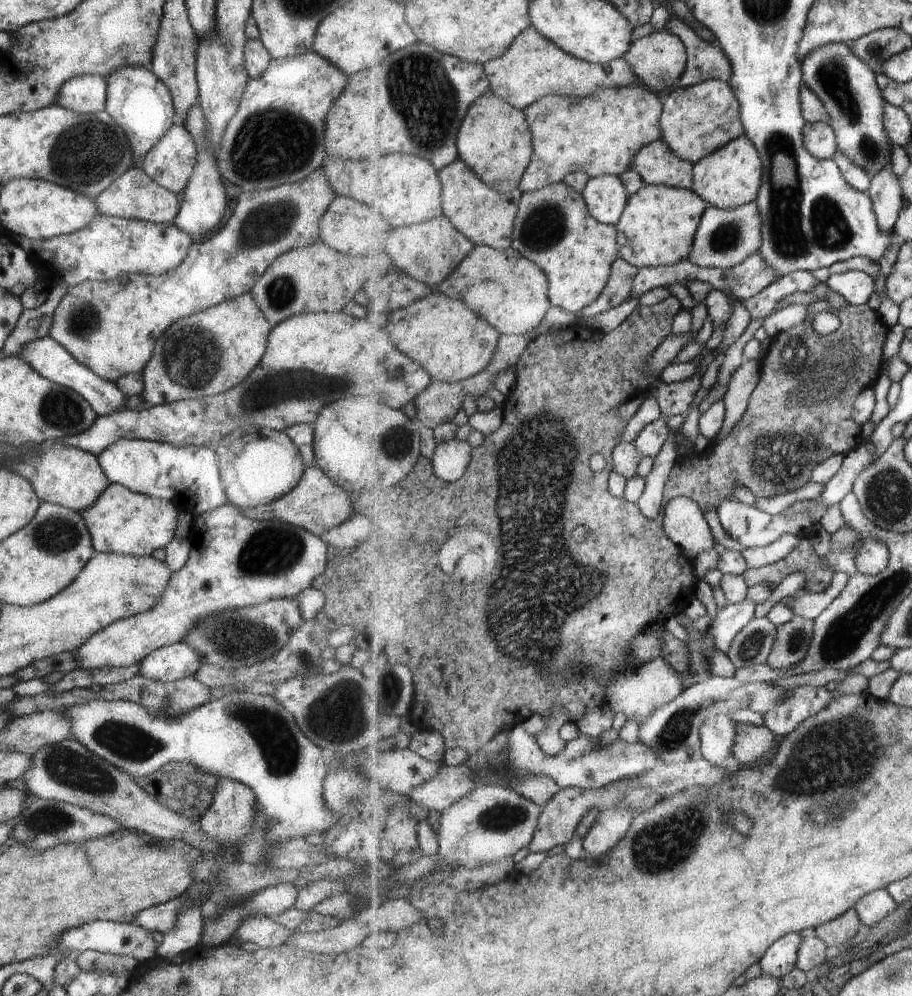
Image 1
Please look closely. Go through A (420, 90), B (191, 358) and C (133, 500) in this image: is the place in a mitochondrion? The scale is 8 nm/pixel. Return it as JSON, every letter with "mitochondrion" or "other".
{"A":"mitochondrion","B":"mitochondrion","C":"other"}

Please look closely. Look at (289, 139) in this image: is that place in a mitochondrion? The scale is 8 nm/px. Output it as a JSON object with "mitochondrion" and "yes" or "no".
{"mitochondrion":"yes"}

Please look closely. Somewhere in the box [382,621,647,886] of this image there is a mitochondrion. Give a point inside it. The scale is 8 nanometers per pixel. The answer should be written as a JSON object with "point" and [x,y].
{"point":[506,817]}

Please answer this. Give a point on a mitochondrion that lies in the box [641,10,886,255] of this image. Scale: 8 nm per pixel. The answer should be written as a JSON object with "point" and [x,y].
{"point":[830,75]}

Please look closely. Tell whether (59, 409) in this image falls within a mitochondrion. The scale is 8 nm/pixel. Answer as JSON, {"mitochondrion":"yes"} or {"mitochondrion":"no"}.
{"mitochondrion":"yes"}

